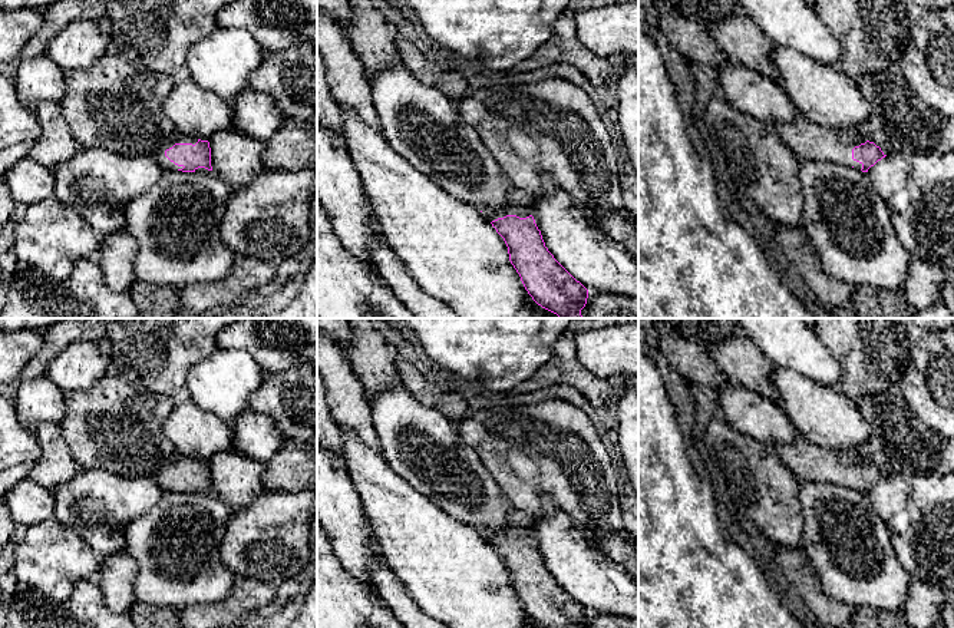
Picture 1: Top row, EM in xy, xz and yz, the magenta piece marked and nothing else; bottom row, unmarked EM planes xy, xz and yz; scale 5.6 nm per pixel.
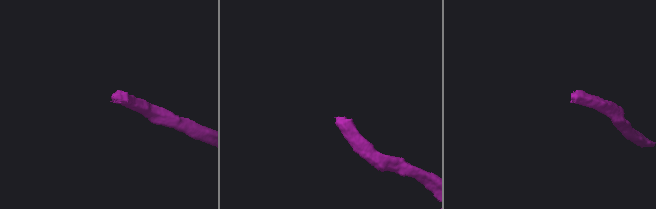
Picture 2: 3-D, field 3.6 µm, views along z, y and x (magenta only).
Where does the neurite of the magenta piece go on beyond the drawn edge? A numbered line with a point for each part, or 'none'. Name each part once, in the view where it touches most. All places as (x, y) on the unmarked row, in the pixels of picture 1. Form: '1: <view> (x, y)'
1: xy (178, 459)

